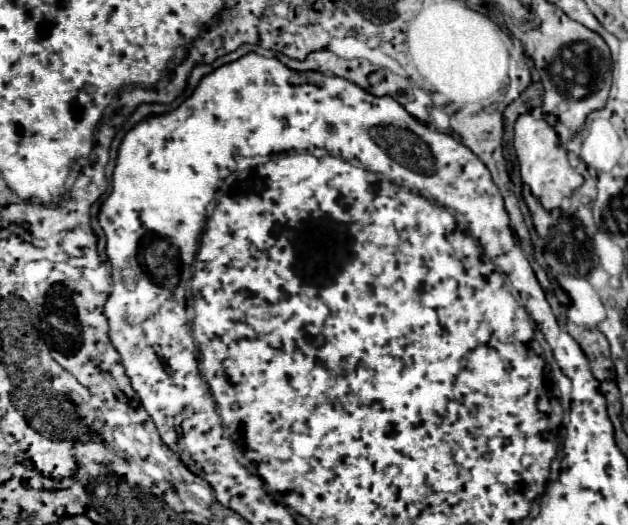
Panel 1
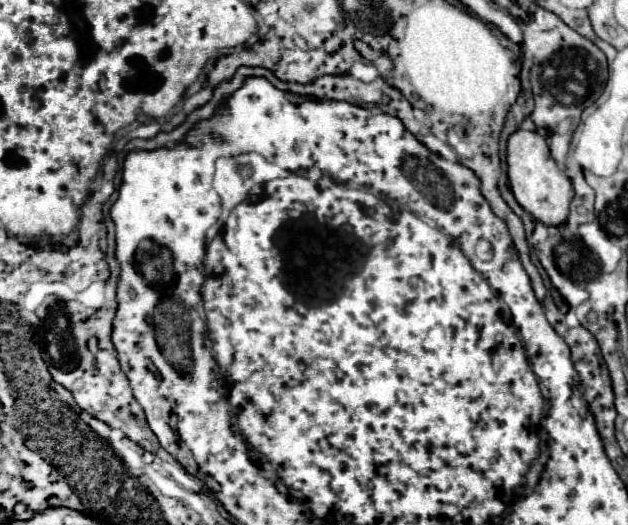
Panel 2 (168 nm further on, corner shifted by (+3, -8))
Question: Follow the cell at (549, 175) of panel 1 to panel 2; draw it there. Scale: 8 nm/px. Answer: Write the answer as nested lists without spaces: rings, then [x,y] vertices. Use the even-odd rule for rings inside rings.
[[[517,130],[509,136],[507,142],[507,164],[509,164],[509,182],[511,190],[517,198],[517,202],[533,214],[535,220],[547,224],[547,226],[559,226],[565,222],[569,214],[569,204],[575,196],[573,184],[567,178],[567,174],[555,164],[553,158],[549,158],[549,146],[547,140],[539,132],[529,130]]]

